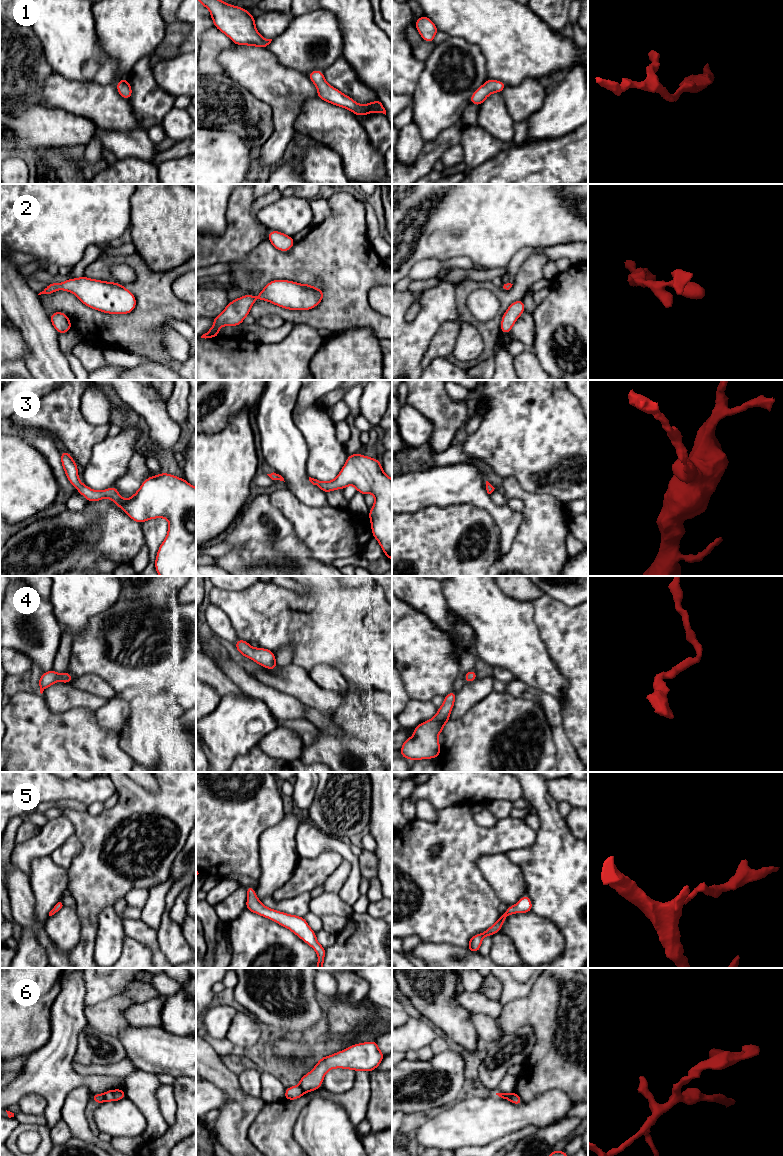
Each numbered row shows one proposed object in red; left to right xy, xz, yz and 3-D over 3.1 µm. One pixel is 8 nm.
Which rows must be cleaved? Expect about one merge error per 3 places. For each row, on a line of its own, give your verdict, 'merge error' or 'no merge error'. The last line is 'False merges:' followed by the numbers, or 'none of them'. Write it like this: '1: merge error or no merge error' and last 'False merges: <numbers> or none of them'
1: no merge error
2: no merge error
3: no merge error
4: no merge error
5: no merge error
6: merge error
False merges: 6

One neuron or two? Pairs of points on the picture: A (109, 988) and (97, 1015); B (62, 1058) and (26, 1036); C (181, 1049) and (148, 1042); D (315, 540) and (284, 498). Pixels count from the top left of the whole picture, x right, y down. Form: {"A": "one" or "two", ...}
{"A": "two", "B": "two", "C": "one", "D": "one"}

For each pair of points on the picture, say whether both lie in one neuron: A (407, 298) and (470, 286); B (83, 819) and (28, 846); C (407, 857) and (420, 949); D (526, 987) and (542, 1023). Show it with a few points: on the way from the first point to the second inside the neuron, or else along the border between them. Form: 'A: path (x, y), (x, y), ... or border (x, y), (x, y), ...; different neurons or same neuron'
A: border (458, 283), (455, 289), (457, 312); different neurons
B: border (62, 815), (71, 822), (75, 833); different neurons
C: border (420, 940), (426, 943), (443, 943); different neurons
D: border (537, 978), (527, 995), (507, 1002); different neurons

